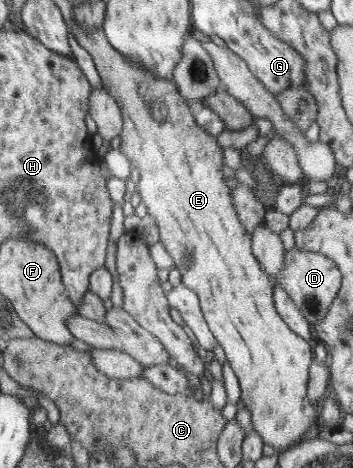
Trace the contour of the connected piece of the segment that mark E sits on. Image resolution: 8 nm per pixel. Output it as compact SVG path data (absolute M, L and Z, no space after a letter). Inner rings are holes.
M73 16L71 31L78 43L91 54L109 95L122 107L125 125L119 135L119 149L129 158L131 169L135 171L136 192L147 206L148 221L158 225L160 241L181 273L182 283L198 295L203 317L223 347L240 383L240 398L251 413L253 431L262 436L264 443L275 448L275 452L289 450L309 437L313 425L317 425L316 401L309 397L310 365L315 360L314 342L308 342L295 332L275 307L275 285L254 255L253 240L249 239L246 225L238 215L231 189L223 181L221 149L215 143L217 136L199 125L173 79L161 79L127 59L127 55L111 47L103 27L91 34Z

